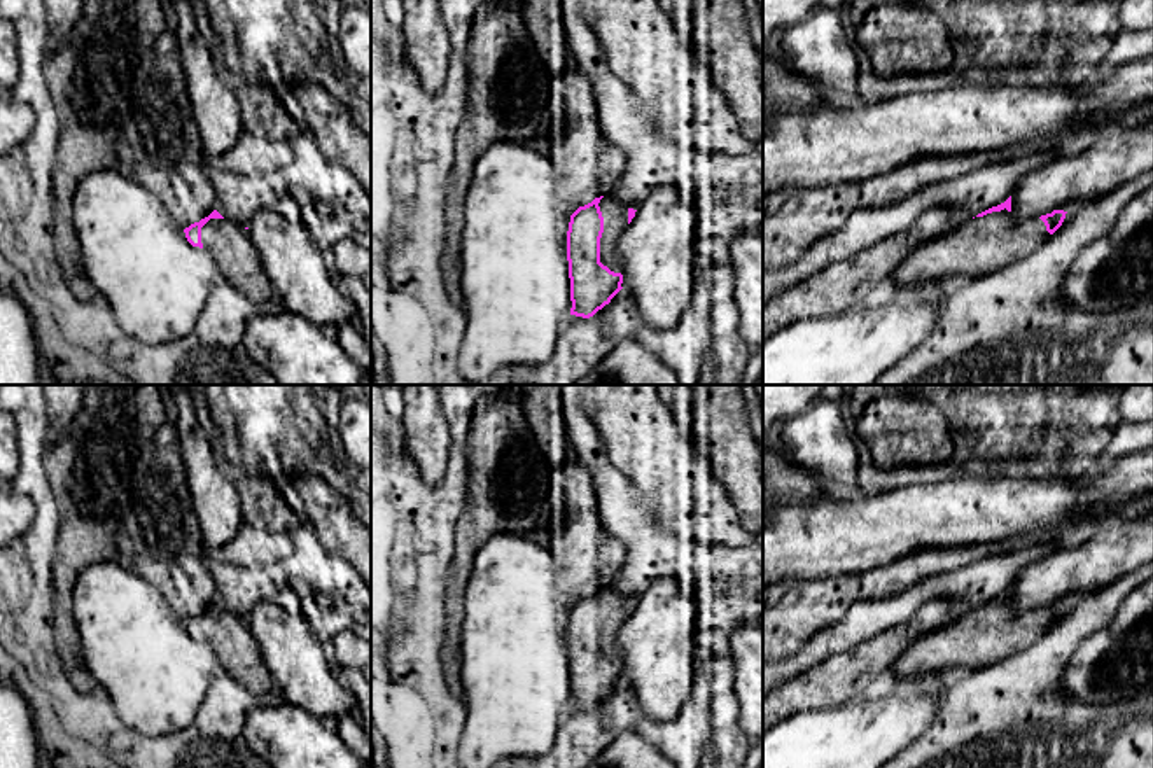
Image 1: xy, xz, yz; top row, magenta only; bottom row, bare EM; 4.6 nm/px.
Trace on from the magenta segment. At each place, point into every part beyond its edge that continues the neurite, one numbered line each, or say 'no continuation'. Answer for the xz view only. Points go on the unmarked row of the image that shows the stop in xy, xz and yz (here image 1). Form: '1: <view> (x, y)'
1: xz (614, 606)

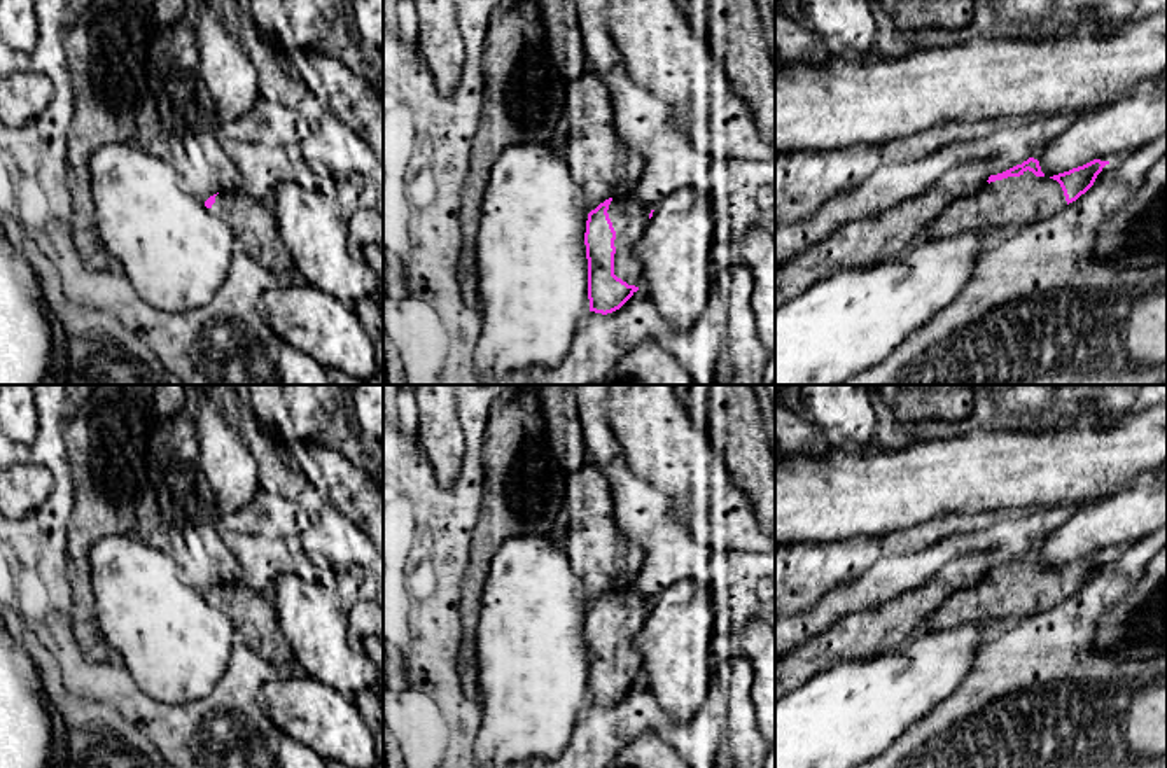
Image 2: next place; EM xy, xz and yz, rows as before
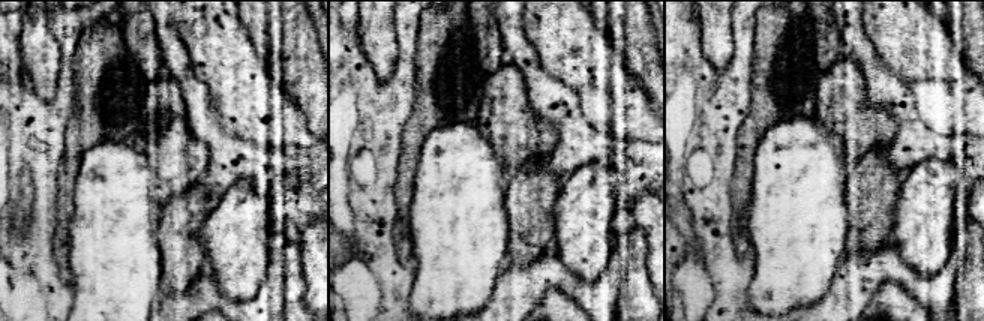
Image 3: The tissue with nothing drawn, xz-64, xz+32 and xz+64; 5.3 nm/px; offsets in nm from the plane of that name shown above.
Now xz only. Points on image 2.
1: xz (630, 609)

